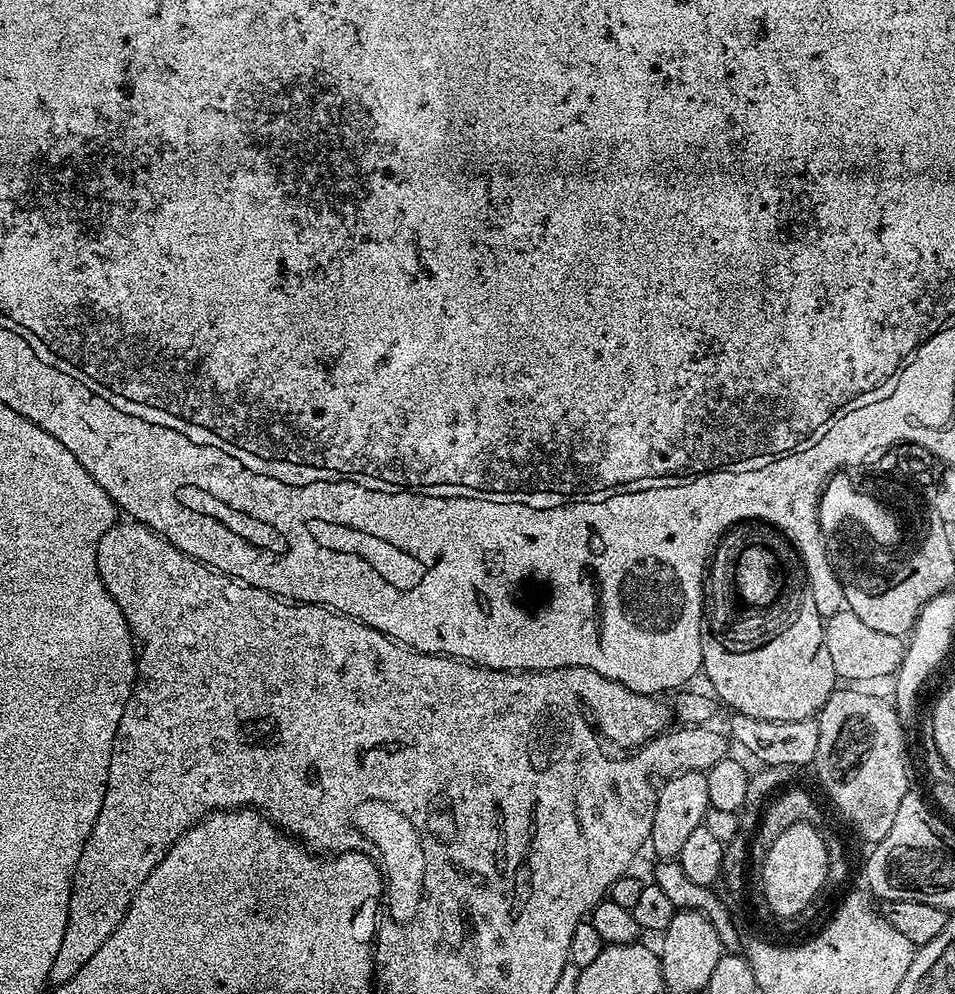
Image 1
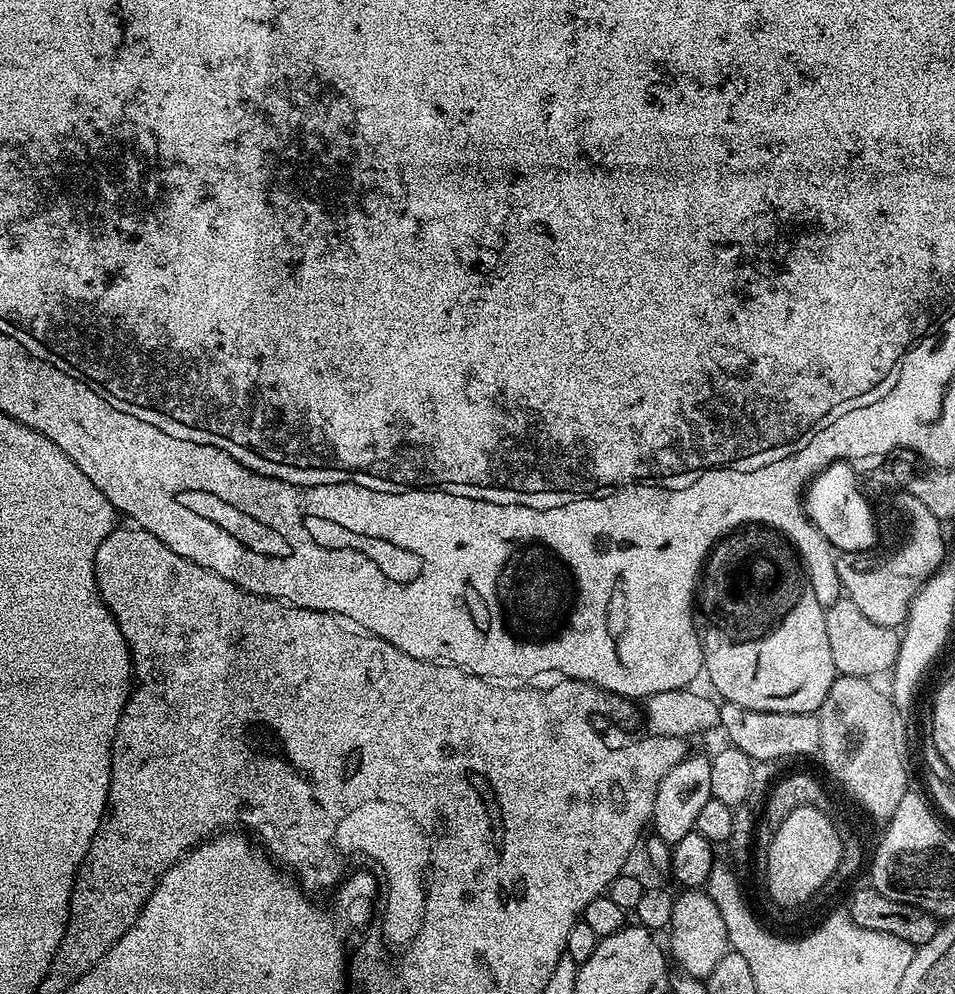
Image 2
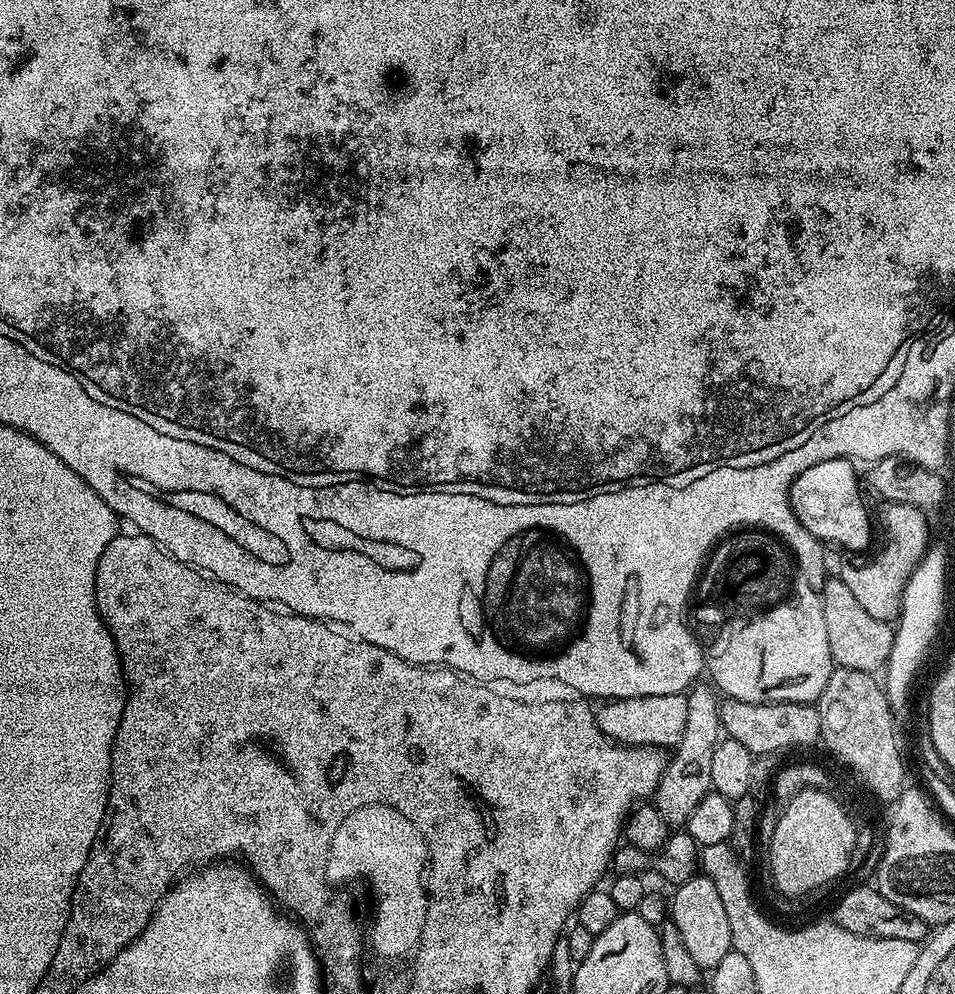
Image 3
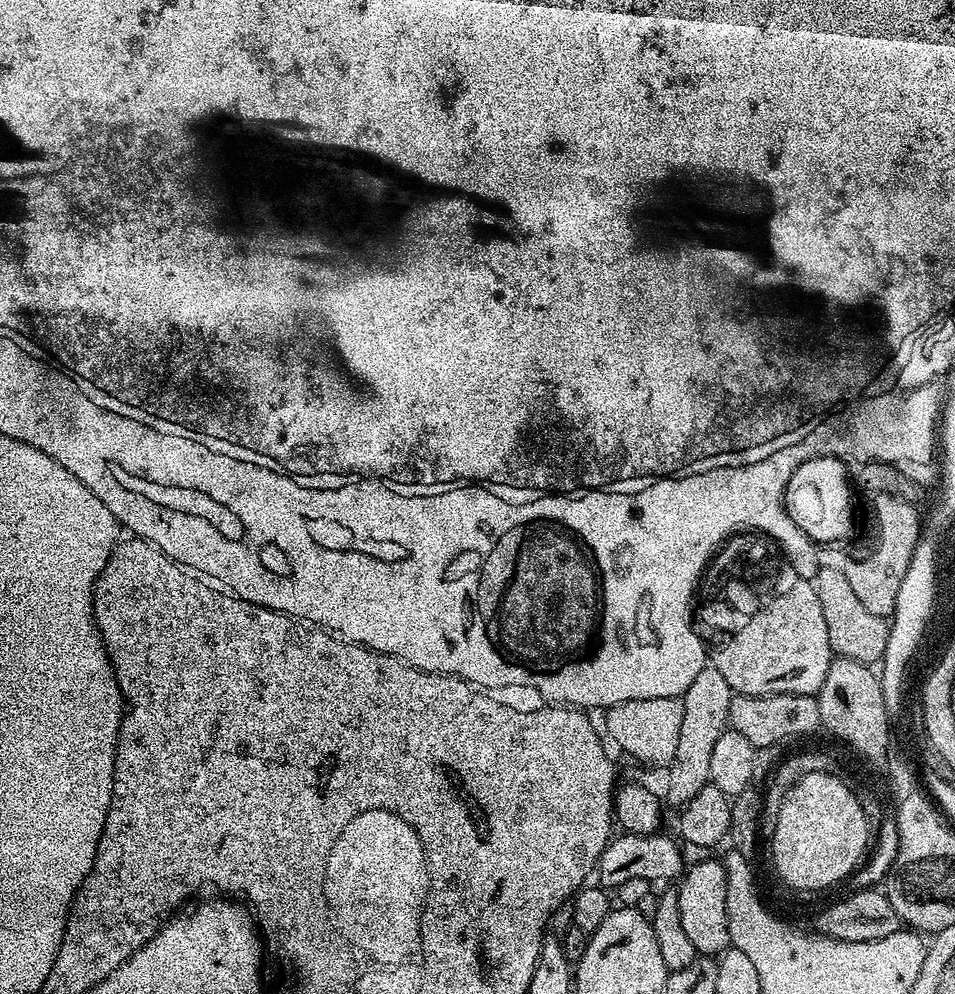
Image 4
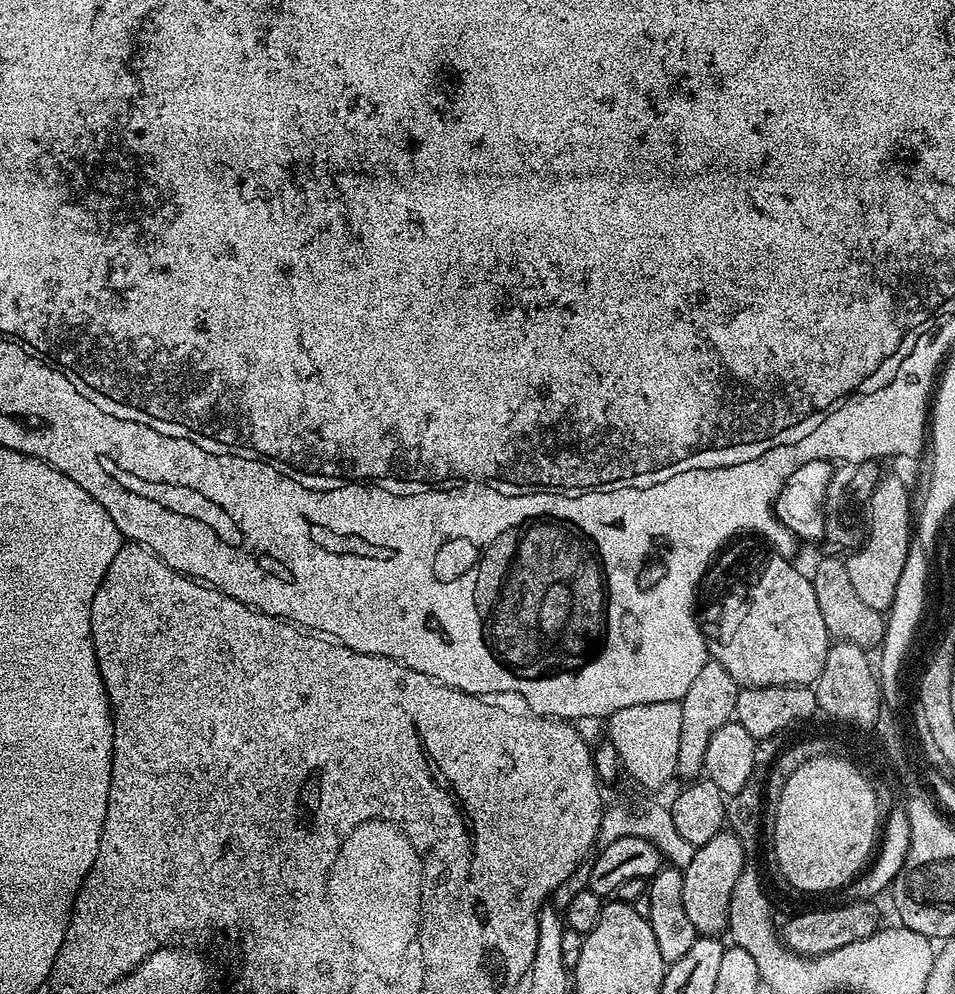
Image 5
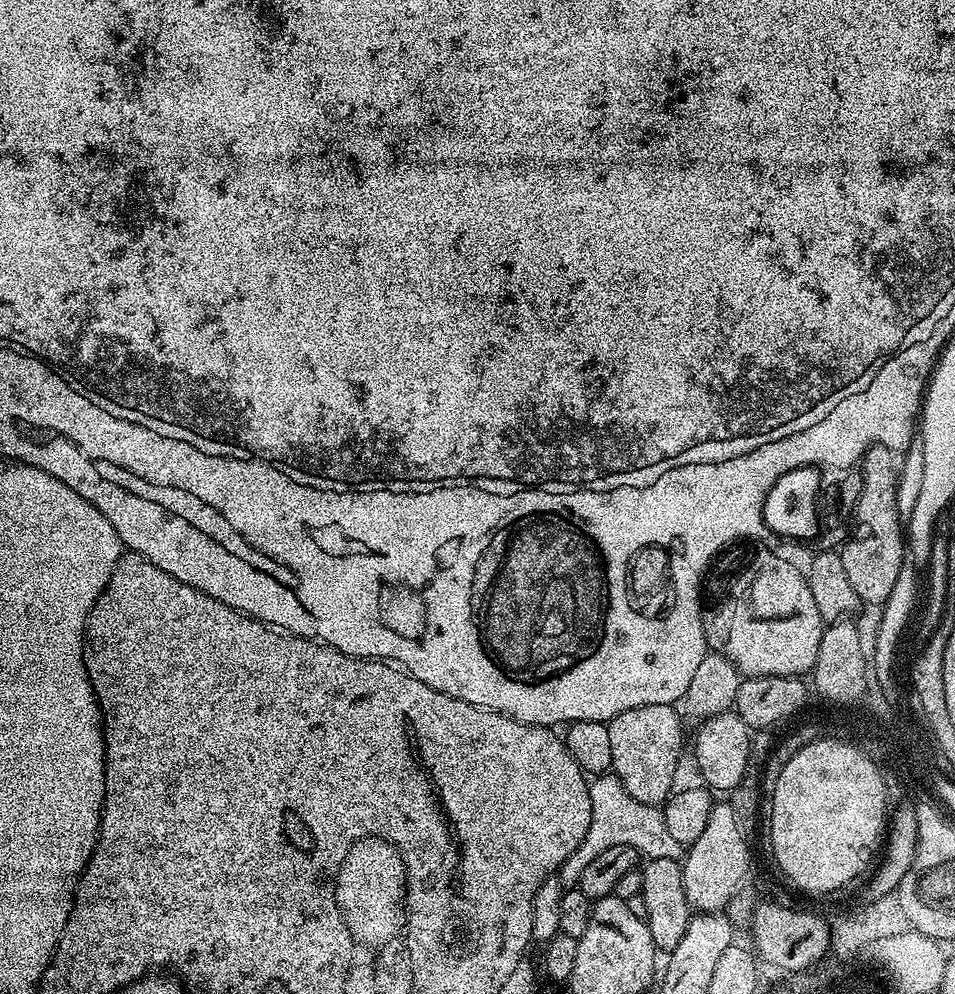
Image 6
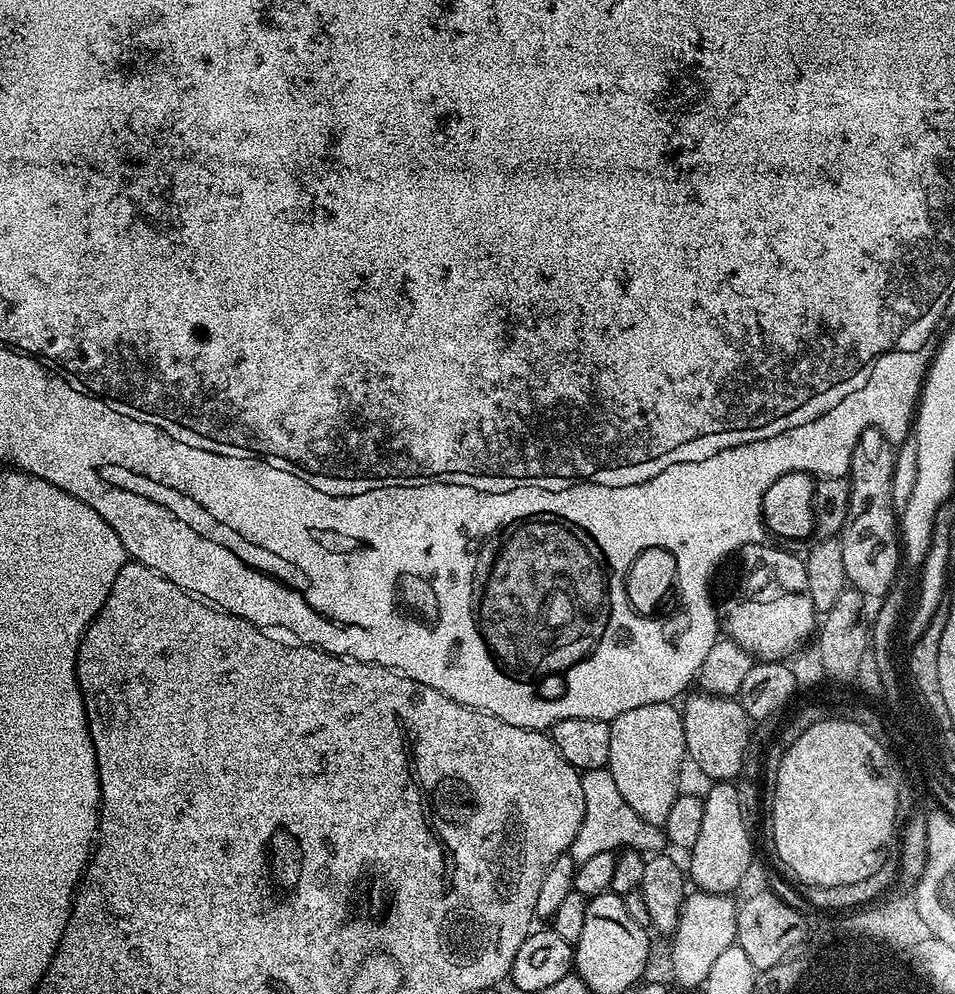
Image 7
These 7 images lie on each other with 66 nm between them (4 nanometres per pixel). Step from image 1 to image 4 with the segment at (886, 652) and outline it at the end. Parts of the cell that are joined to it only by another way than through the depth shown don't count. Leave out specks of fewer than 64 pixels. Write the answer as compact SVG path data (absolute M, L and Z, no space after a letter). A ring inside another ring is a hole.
M822 566L816 571L816 579L812 581L818 594L818 602L822 605L822 615L826 617L826 634L830 634L830 646L837 657L846 660L857 660L869 666L884 660L886 642L888 641L889 621L878 614L870 614L866 606L854 595L854 590L847 580L844 568L828 568Z

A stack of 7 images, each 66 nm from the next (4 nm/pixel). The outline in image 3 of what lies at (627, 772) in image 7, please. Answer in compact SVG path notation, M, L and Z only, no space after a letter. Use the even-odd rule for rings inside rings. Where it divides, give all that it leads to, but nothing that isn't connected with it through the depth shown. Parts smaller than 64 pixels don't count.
M650 694L649 696L631 696L625 700L610 700L601 703L595 709L596 725L604 731L609 740L631 747L650 746L665 750L675 749L676 743L682 738L682 730L686 730L686 710L688 698L684 694Z

